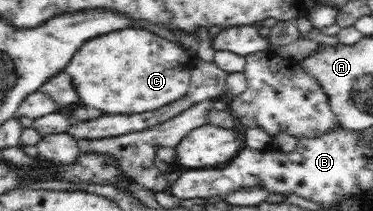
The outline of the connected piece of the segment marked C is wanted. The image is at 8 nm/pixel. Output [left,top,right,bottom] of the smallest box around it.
[65,27,195,114]

